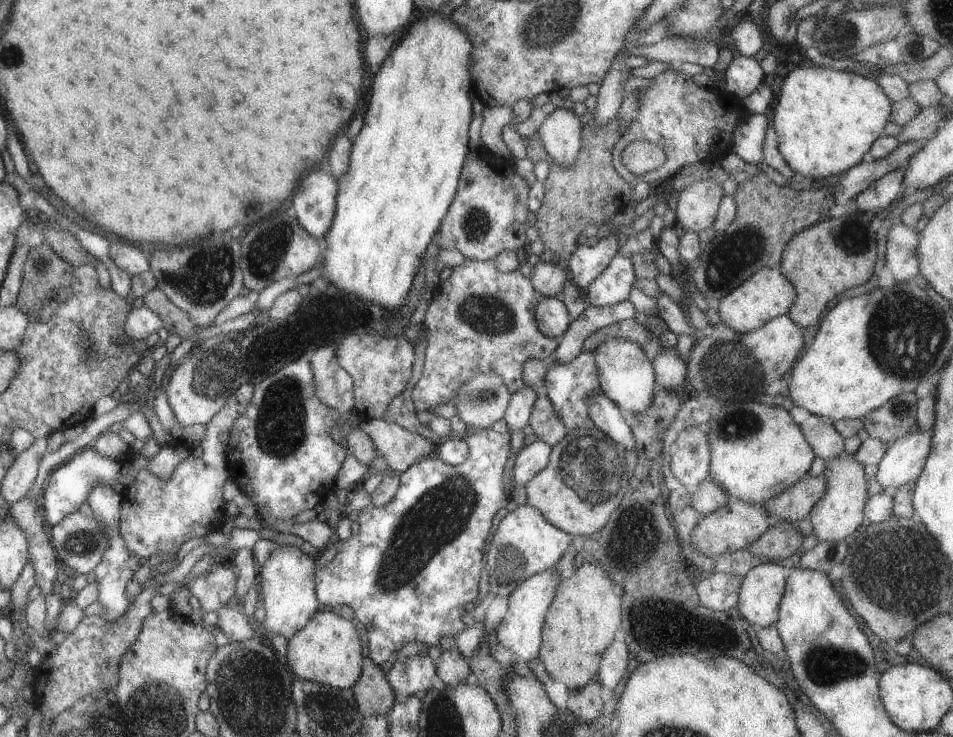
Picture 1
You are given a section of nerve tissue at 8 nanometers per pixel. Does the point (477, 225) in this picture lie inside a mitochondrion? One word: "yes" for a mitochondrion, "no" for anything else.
yes

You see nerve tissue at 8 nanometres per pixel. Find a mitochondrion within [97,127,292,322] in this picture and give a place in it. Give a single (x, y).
(204, 286)

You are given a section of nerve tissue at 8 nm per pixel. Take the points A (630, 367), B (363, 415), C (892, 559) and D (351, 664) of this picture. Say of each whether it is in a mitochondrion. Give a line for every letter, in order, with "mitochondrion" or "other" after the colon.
A: other
B: other
C: mitochondrion
D: other

